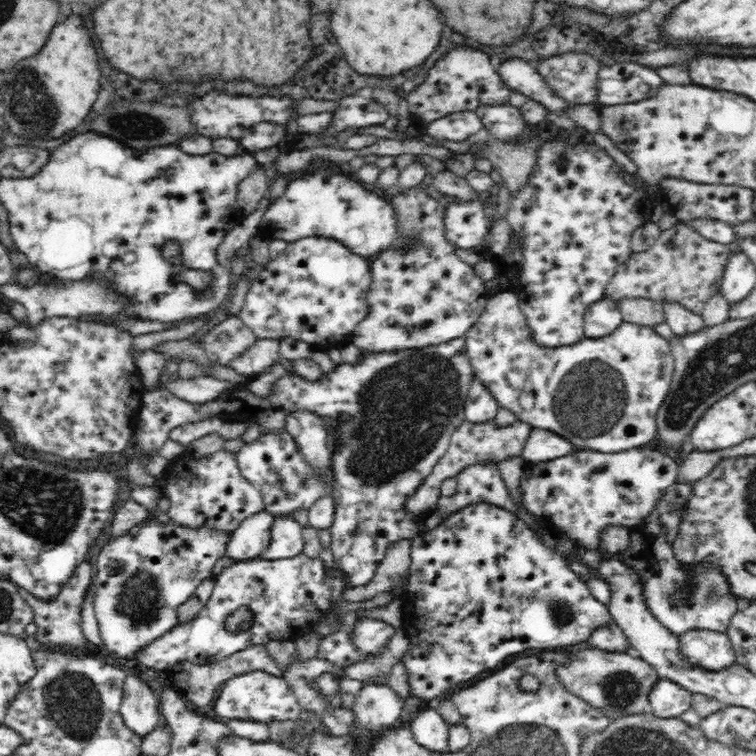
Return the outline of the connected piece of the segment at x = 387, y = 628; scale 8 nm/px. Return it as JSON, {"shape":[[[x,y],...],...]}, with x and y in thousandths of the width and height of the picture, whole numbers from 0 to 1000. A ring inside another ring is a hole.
{"shape":[[[474,817],[466,831],[466,847],[480,865],[479,874],[499,869],[511,857],[513,847],[521,841],[524,832],[507,820]]]}

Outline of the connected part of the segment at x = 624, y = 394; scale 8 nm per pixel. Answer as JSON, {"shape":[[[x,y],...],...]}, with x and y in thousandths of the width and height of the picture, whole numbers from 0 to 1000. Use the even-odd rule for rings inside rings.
{"shape":[[[669,377],[659,389],[644,397],[644,402],[638,415],[632,419],[630,429],[614,443],[614,452],[616,452],[616,466],[622,475],[628,500],[636,504],[636,508],[651,520],[652,526],[655,526],[661,540],[677,545],[684,556],[694,558],[706,566],[726,569],[739,574],[749,579],[749,582],[753,582],[766,595],[783,594],[795,599],[813,599],[820,598],[820,595],[833,595],[833,593],[848,593],[868,579],[866,553],[874,532],[878,532],[885,517],[885,511],[892,503],[894,485],[892,484],[892,472],[888,467],[888,455],[884,455],[884,450],[878,450],[876,444],[870,444],[865,439],[865,434],[860,434],[860,431],[847,430],[847,427],[841,429],[836,425],[824,425],[820,427],[820,431],[815,433],[815,437],[794,447],[770,448],[767,452],[762,452],[762,455],[755,455],[754,458],[739,458],[735,460],[720,459],[712,456],[709,448],[704,446],[704,438],[701,438],[701,430],[696,425],[696,417],[688,409],[688,399],[681,381]]]}

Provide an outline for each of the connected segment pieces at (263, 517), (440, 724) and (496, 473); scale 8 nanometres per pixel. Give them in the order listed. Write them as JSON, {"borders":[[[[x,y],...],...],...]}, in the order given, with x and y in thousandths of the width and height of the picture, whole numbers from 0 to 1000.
{"borders":[[[[344,677],[328,684],[306,706],[298,734],[310,741],[328,741],[344,737],[358,717],[358,700],[364,684],[354,677]]],[[[569,937],[554,943],[541,964],[550,981],[566,992],[593,995],[594,960],[577,938]]],[[[638,610],[618,616],[602,632],[603,653],[582,655],[577,665],[577,680],[599,681],[616,669],[638,664],[685,680],[685,669],[669,644],[656,611]]]]}

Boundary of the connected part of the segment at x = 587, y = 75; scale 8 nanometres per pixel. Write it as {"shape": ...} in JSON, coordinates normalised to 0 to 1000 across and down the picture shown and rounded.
{"shape":[[[751,69],[708,85],[734,127],[759,139],[788,138],[795,85],[778,69]]]}

